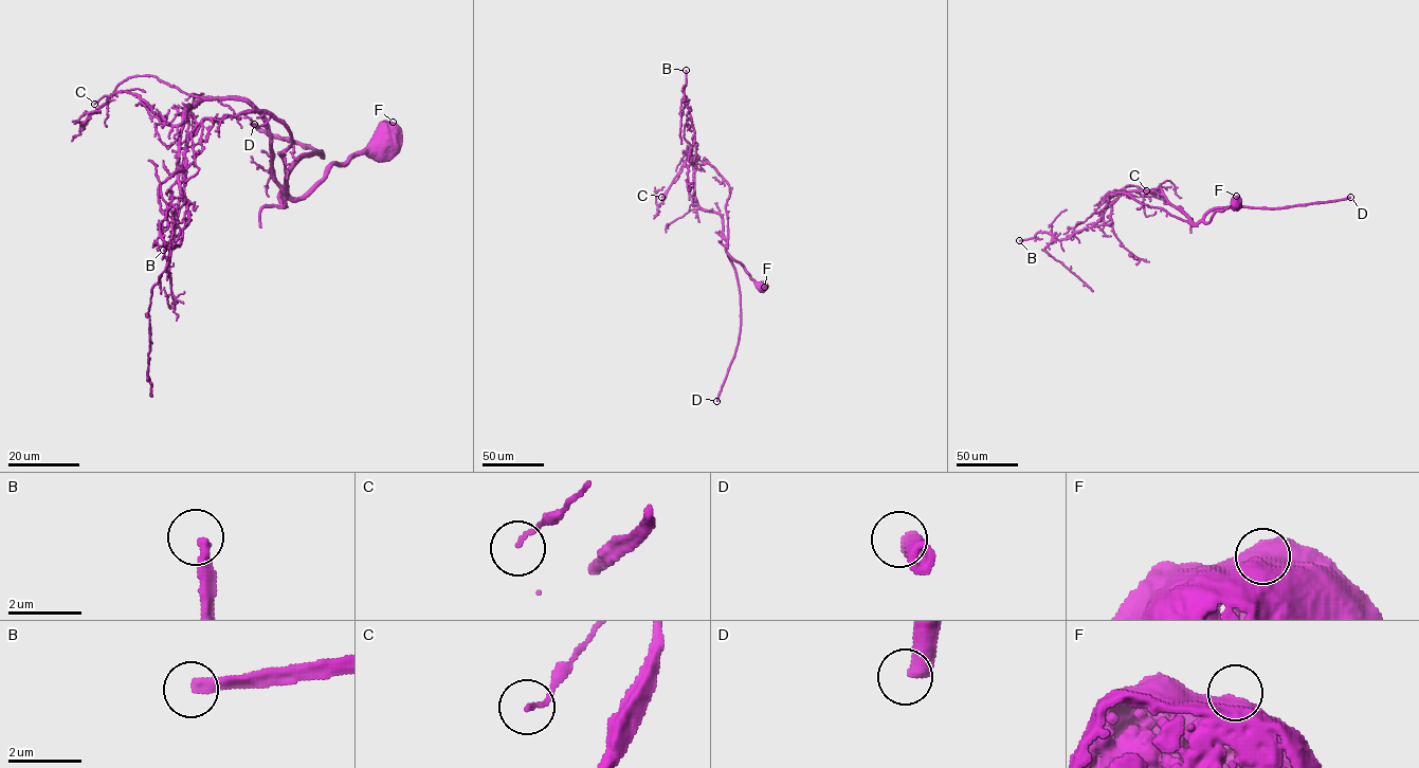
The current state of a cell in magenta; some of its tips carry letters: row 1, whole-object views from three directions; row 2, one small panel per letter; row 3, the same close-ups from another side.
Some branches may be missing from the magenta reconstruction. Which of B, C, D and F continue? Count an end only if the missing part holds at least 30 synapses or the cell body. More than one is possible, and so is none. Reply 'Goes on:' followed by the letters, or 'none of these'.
Goes on: B

